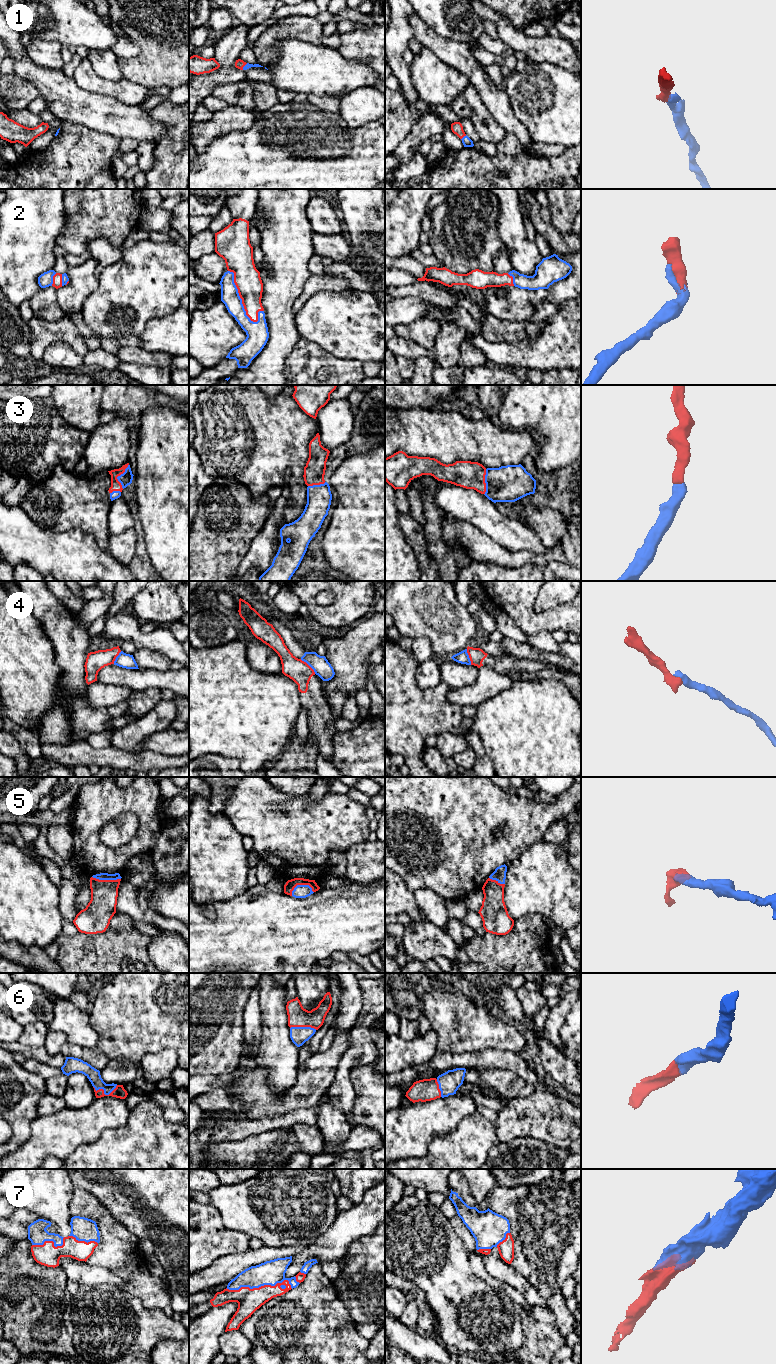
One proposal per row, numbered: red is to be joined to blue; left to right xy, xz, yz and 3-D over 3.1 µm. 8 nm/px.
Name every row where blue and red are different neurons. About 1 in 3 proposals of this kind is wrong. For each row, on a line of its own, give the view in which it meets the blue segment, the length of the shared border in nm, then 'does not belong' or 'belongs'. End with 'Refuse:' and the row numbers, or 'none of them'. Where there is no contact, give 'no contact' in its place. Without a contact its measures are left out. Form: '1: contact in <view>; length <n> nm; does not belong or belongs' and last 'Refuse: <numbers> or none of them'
1: contact in xz; length 70 nm; belongs
2: contact in xz; length 480 nm; belongs
3: contact in xy; length 200 nm; belongs
4: contact in xz; length 170 nm; does not belong
5: contact in xz; length 190 nm; belongs
6: contact in xy; length 200 nm; belongs
7: contact in xz; length 550 nm; belongs
Refuse: 4

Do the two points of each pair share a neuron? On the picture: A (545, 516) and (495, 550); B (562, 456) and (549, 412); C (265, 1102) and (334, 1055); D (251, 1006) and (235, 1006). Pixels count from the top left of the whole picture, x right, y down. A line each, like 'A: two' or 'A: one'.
A: two
B: one
C: one
D: two

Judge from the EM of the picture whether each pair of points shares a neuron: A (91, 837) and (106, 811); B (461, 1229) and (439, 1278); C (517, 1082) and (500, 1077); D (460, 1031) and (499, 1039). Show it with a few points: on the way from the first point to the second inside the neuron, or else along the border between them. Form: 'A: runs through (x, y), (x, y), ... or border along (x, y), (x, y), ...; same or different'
A: runs through (91, 831), (91, 826), (100, 817); same
B: border along (449, 1220), (452, 1228), (469, 1251); different
C: runs through (513, 1082), (504, 1081); same
D: runs through (470, 1031), (489, 1031); same

